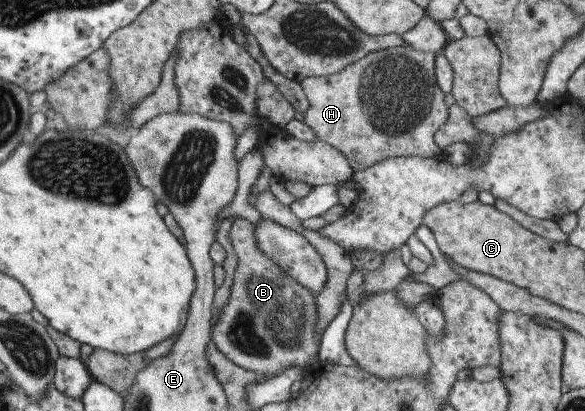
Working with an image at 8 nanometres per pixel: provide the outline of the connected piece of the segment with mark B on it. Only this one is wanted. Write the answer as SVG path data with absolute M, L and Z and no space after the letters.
M244 218L237 219L231 229L231 240L234 244L236 253L238 254L238 267L235 273L234 285L230 294L228 303L224 306L219 320L213 325L213 343L224 354L227 355L234 363L240 367L246 368L252 372L262 374L264 377L274 377L282 375L286 370L293 369L294 366L302 366L309 368L313 363L314 358L319 357L319 349L321 348L321 340L317 339L317 296L310 291L306 286L300 284L297 279L289 276L281 267L272 260L261 248L258 247L257 229L250 220Z

